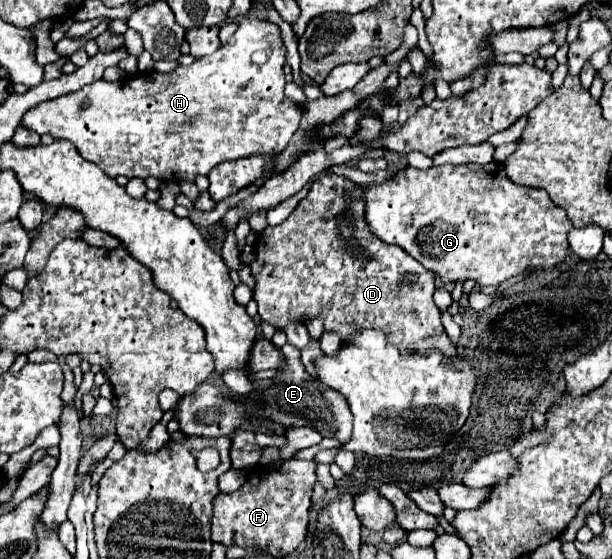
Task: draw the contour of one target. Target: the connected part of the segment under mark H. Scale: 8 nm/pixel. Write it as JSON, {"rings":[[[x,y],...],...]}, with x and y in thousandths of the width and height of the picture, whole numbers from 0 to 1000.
{"rings":[[[400,30],[391,38],[391,52],[368,84],[319,106],[309,120],[292,116],[283,131],[247,127],[185,148],[162,141],[129,166],[100,170],[51,191],[38,206],[34,224],[64,242],[77,238],[87,249],[116,252],[136,284],[155,292],[185,320],[194,313],[208,320],[237,320],[247,313],[266,324],[319,324],[322,313],[338,313],[364,288],[410,277],[453,277],[469,263],[475,242],[489,231],[492,188],[462,170],[462,116],[466,84],[456,48],[440,38]]]}

